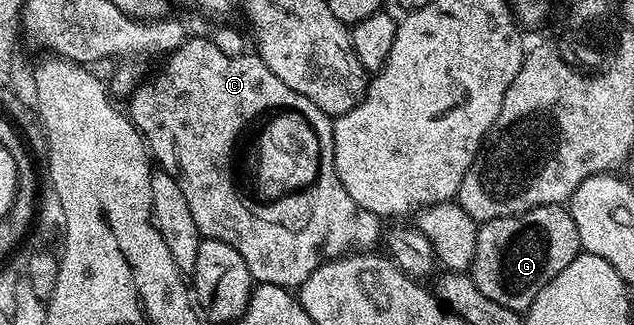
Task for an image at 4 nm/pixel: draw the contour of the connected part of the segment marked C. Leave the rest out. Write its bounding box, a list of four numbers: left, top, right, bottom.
[127,36,377,288]

